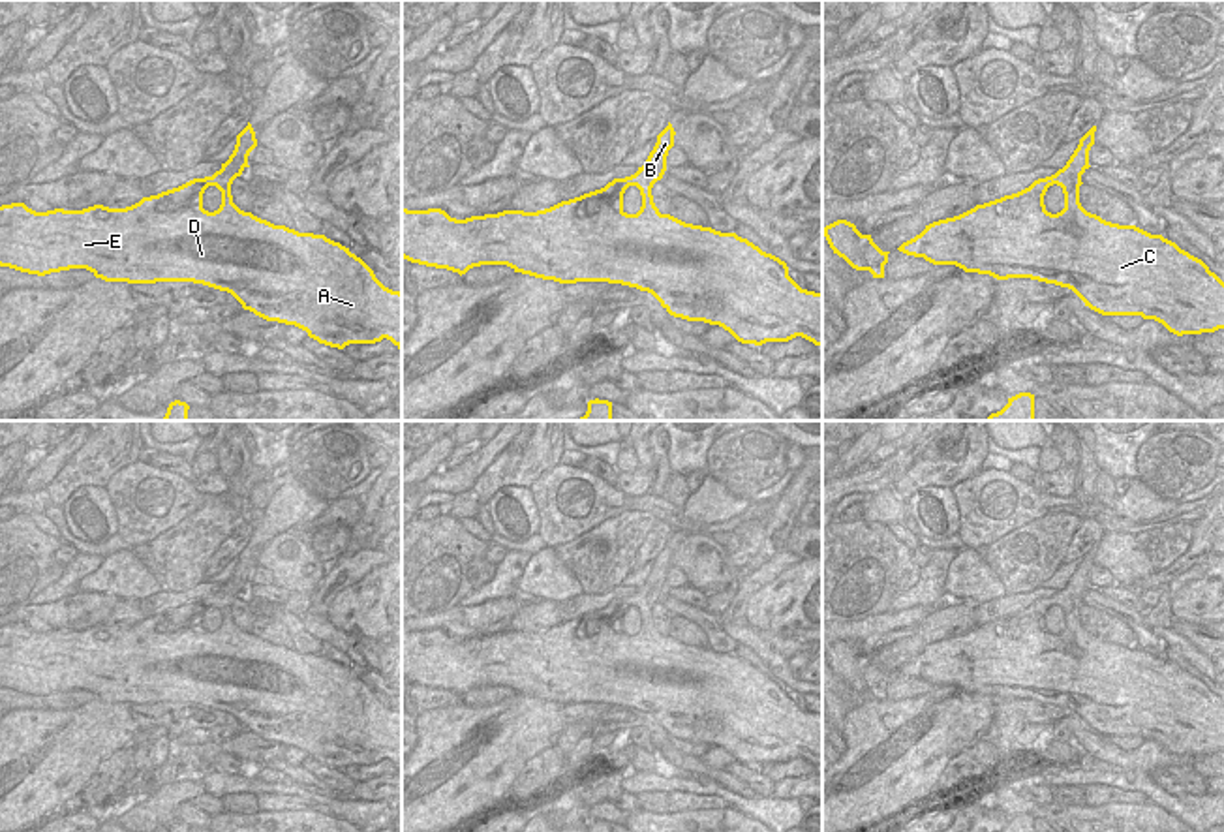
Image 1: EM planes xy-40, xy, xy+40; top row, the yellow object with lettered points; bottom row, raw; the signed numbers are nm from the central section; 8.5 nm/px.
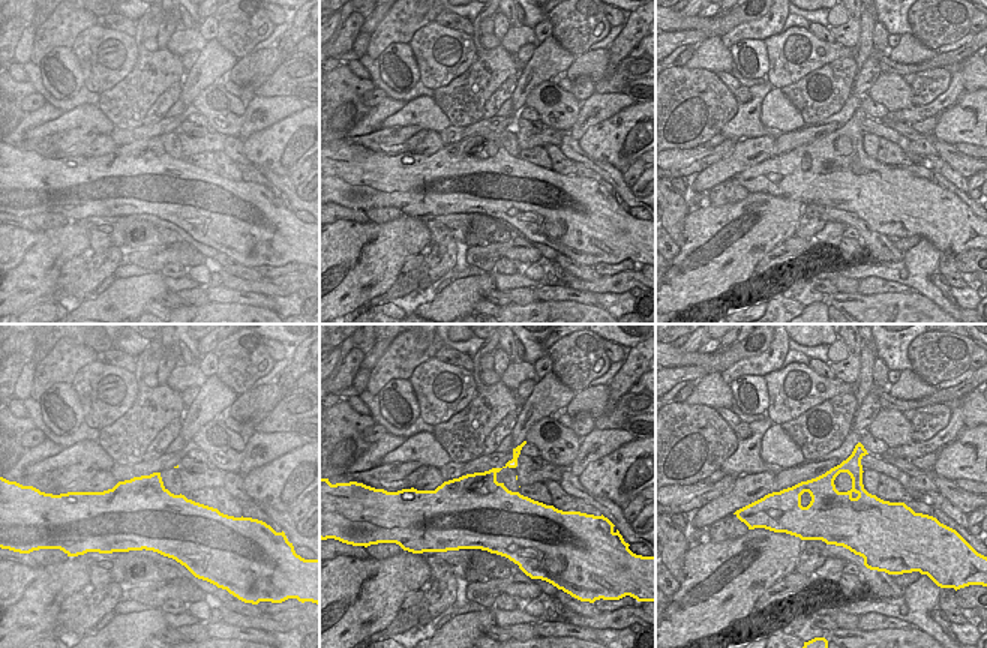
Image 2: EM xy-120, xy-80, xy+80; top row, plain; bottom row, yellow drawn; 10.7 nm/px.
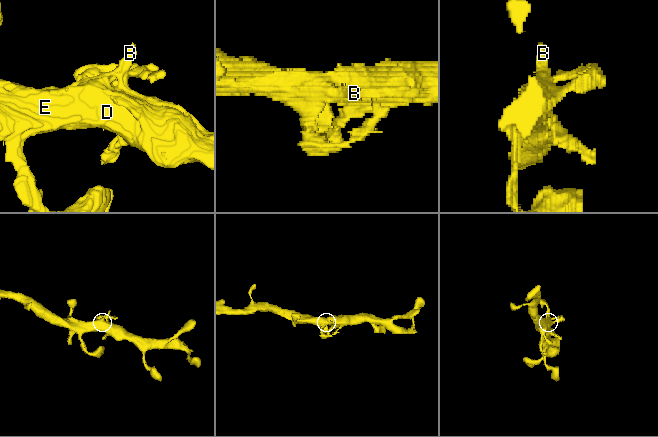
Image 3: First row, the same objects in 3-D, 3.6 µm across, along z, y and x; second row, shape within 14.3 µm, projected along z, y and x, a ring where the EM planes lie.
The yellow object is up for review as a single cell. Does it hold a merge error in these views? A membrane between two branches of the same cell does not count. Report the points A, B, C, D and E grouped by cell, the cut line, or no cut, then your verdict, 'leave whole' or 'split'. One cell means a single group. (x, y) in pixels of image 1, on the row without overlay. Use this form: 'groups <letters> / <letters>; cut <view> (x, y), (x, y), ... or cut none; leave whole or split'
groups A B C D E; cut none; leave whole

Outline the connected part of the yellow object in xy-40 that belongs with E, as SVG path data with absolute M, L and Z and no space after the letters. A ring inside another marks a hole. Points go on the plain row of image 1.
M252 545L237 556L233 575L212 597L193 599L178 609L143 618L126 629L94 625L83 631L54 629L36 633L24 624L0 627L0 687L45 697L51 693L86 689L105 702L156 704L193 702L231 714L244 731L267 742L295 746L319 764L344 770L349 764L375 764L383 759L402 770L402 714L385 708L374 691L349 669L325 655L298 654L285 646L240 631L233 624L231 605L248 586L250 573L257 567ZM208 607L222 612L222 625L208 633L203 629L203 614Z

